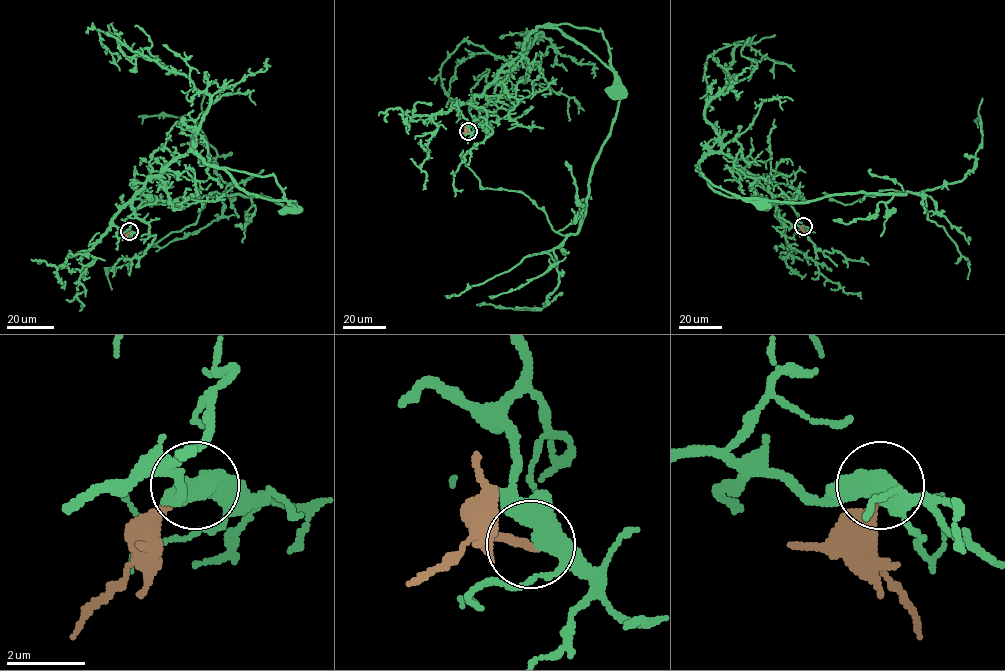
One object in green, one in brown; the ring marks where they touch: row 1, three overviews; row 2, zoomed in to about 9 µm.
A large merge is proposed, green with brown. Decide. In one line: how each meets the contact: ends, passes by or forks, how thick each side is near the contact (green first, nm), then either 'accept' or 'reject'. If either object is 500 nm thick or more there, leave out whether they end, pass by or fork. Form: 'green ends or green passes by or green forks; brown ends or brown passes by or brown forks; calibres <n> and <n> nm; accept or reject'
green forks; brown ends; calibres 440 and 240 nm; reject

